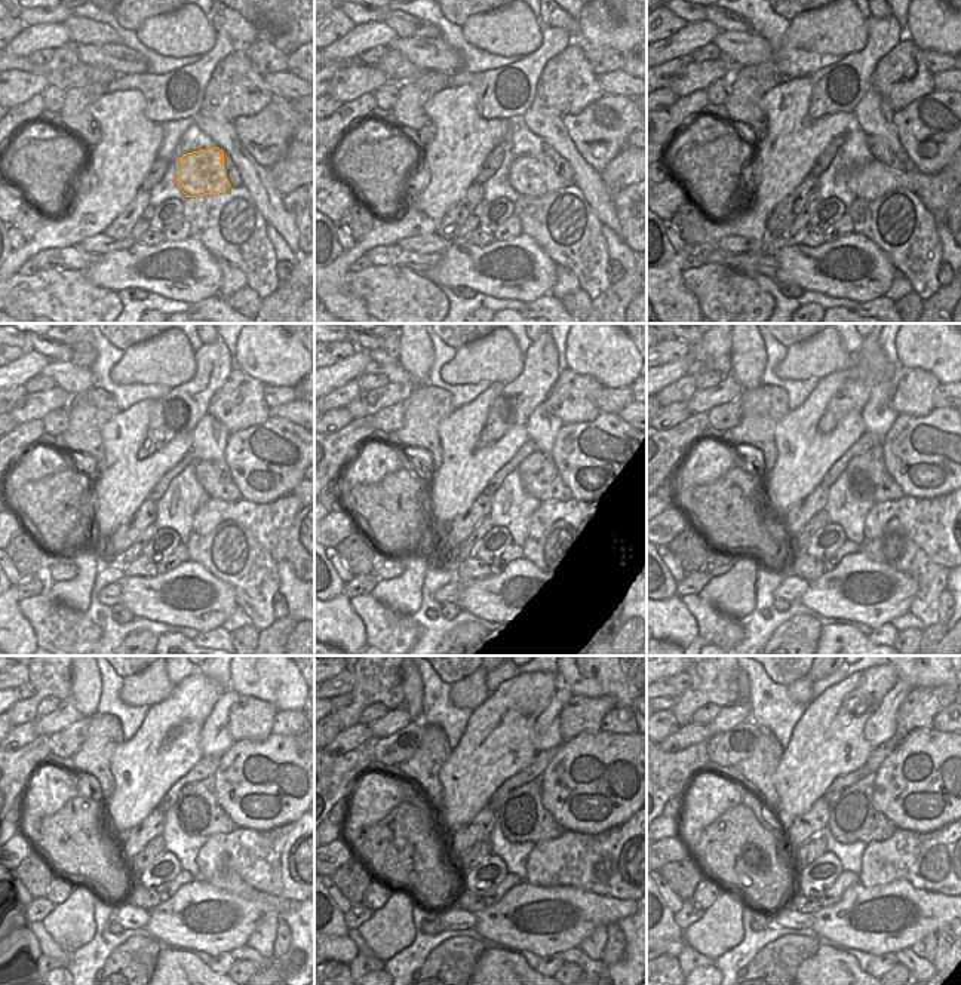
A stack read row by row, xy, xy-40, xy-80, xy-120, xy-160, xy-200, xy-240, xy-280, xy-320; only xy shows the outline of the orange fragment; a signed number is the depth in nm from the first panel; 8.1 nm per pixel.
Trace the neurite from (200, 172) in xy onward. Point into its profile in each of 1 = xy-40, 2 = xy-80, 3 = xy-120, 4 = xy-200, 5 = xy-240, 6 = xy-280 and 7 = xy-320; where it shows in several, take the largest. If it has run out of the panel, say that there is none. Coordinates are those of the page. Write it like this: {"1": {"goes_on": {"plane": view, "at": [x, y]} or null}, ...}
{"1": {"goes_on": {"plane": "xy-40", "at": [533, 175]}}, "2": {"goes_on": {"plane": "xy-80", "at": [936, 192]}}, "3": {"goes_on": {"plane": "xy-120", "at": [270, 524]}}, "4": {"goes_on": {"plane": "xy-200", "at": [932, 524]}}, "5": {"goes_on": {"plane": "xy-240", "at": [261, 859]}}, "6": {"goes_on": {"plane": "xy-280", "at": [593, 862]}}, "7": {"goes_on": {"plane": "xy-320", "at": [927, 861]}}}

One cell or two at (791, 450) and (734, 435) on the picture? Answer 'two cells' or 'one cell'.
two cells

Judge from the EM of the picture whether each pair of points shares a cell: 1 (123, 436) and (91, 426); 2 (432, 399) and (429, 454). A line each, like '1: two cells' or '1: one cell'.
1: two cells
2: one cell

